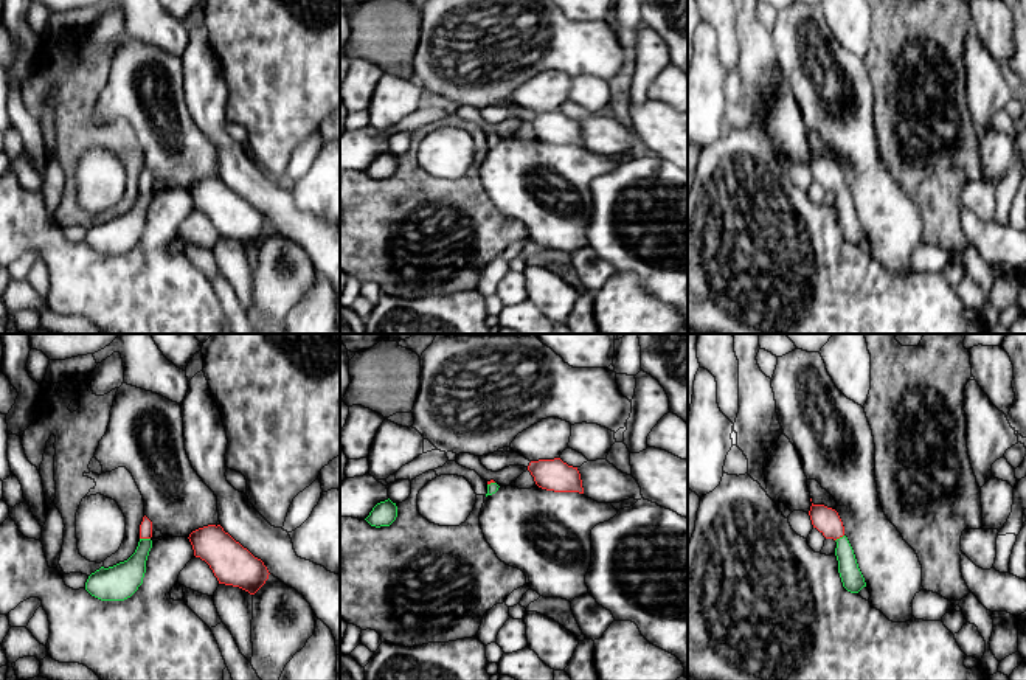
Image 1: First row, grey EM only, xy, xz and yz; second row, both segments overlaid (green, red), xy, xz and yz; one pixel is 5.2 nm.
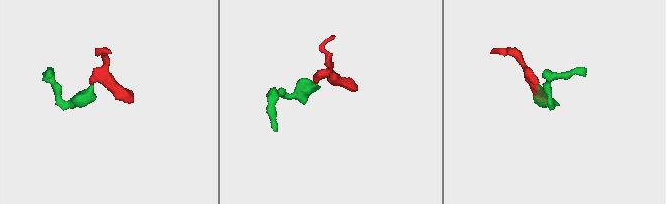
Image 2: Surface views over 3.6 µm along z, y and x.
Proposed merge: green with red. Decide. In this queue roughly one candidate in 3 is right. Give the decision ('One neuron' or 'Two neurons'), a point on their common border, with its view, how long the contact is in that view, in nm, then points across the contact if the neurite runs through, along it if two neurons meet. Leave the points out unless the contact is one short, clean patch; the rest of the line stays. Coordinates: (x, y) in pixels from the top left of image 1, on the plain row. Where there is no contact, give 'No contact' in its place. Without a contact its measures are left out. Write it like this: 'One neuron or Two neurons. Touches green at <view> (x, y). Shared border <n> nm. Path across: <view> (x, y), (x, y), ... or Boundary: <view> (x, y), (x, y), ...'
One neuron. Touches green at xy (145, 191). Shared border 60 nm. Path across: xy (121, 233), (134, 221), (145, 191), (146, 177)

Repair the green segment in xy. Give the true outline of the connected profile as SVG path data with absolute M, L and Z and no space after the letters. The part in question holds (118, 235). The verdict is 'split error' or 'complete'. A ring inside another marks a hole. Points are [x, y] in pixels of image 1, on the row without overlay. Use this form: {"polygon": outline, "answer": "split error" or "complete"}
{"polygon": "M144 168L135 205L113 219L101 219L85 234L85 242L101 253L124 253L143 236L146 213L152 200L152 174Z", "answer": "split error"}

